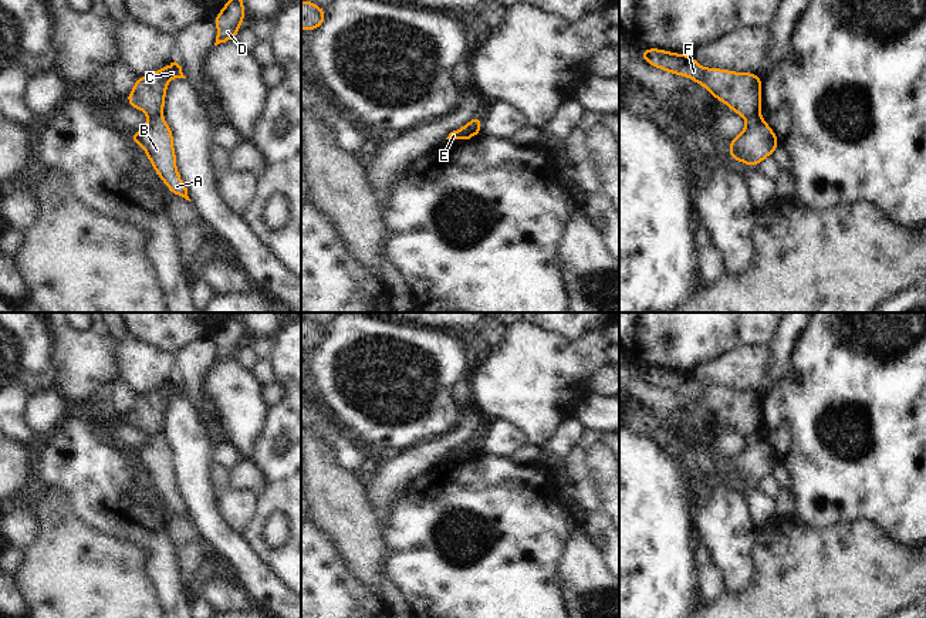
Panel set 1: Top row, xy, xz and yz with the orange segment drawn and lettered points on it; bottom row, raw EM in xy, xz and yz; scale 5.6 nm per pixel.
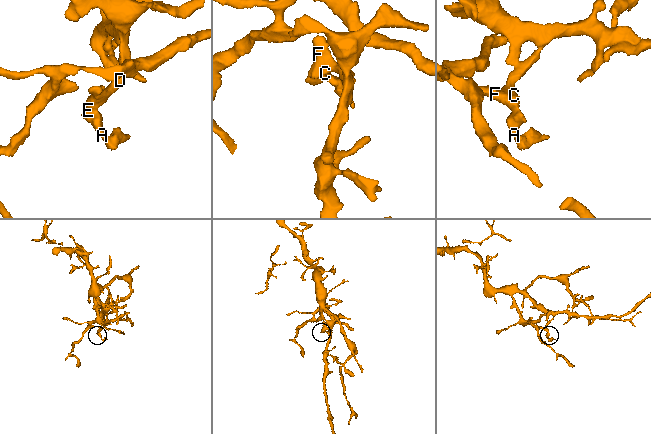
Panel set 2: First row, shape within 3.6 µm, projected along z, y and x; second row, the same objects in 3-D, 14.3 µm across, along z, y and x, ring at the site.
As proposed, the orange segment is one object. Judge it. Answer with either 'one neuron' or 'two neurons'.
two neurons

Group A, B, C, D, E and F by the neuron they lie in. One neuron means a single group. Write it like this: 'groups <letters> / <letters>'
groups A B E / C D F

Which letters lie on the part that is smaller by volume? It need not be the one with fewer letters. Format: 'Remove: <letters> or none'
Remove: A, B, E

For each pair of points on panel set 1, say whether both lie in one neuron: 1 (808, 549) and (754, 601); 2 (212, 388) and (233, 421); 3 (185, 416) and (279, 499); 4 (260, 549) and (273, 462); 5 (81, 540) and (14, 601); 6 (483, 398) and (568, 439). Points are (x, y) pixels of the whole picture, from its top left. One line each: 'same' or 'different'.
1: same
2: same
3: different
4: same
5: different
6: different

